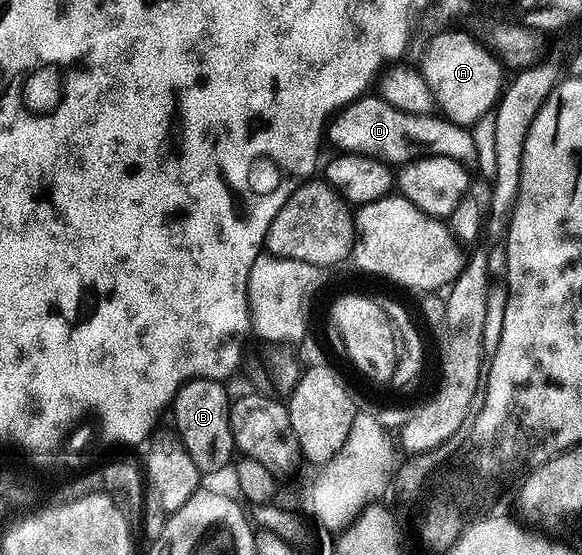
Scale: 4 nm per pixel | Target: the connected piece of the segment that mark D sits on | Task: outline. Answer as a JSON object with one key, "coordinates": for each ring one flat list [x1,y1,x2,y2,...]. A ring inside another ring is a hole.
{"coordinates":[[363,96,343,106,331,117,324,138,331,142,335,151,343,154,363,154,379,158,387,164,405,164,415,158,444,156,463,164,470,164,477,156,471,131,458,126,445,116,437,113,412,115,393,107,381,96]]}

